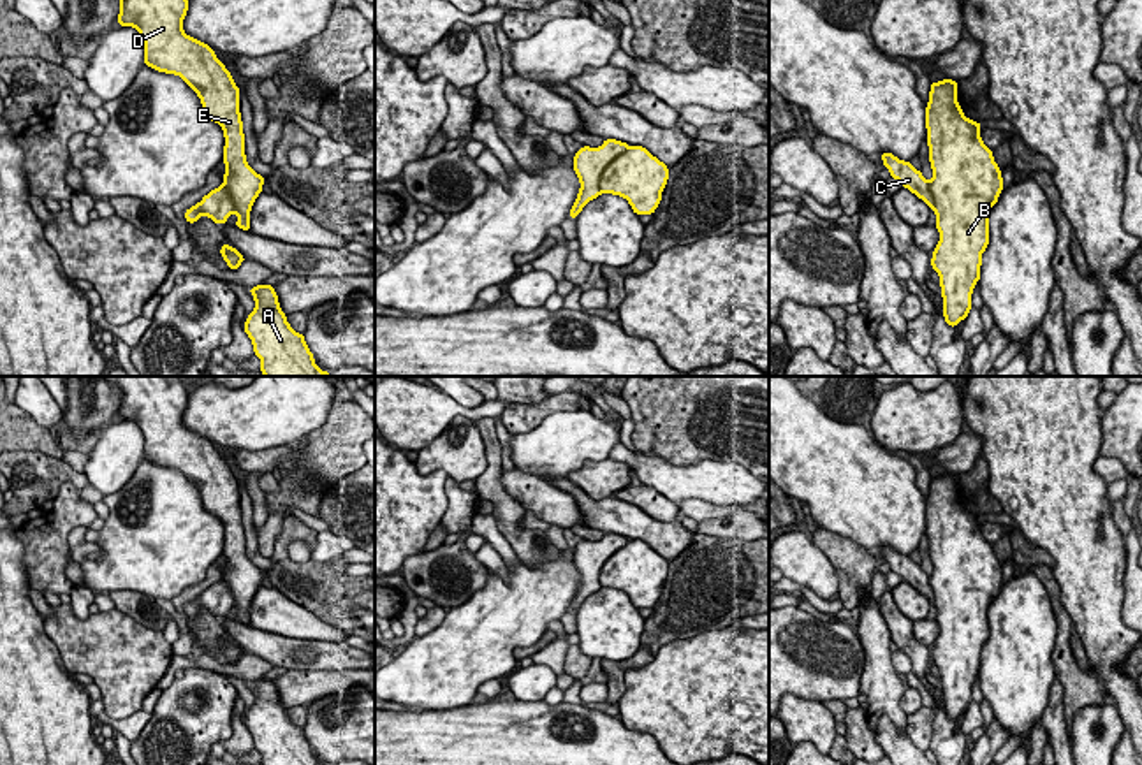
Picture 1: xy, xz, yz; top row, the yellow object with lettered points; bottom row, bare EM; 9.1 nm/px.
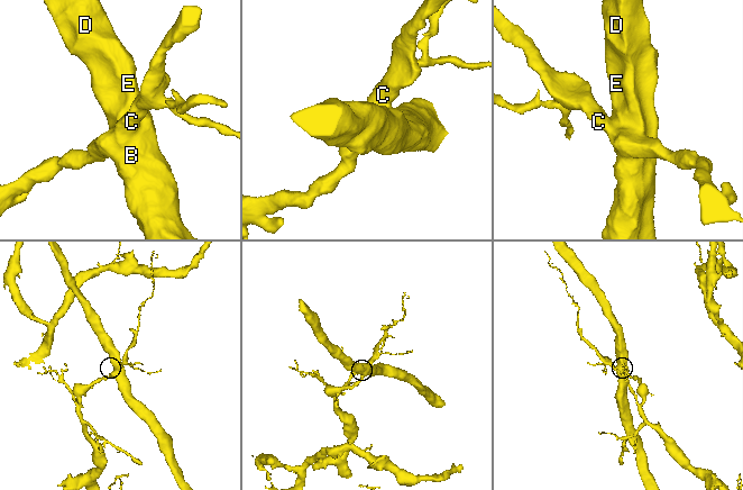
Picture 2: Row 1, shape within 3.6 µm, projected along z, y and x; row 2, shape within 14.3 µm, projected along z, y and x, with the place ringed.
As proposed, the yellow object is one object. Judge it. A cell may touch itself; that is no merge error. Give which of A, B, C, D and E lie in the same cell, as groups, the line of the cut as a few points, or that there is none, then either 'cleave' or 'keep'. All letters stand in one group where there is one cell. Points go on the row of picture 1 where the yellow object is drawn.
A B D E / C; cut in xz along (629, 146), (604, 169), (600, 192); cleave

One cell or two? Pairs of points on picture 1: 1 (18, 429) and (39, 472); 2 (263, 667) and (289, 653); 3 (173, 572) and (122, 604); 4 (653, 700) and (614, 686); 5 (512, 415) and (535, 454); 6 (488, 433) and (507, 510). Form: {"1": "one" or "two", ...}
{"1": "two", "2": "two", "3": "two", "4": "two", "5": "two", "6": "one"}

